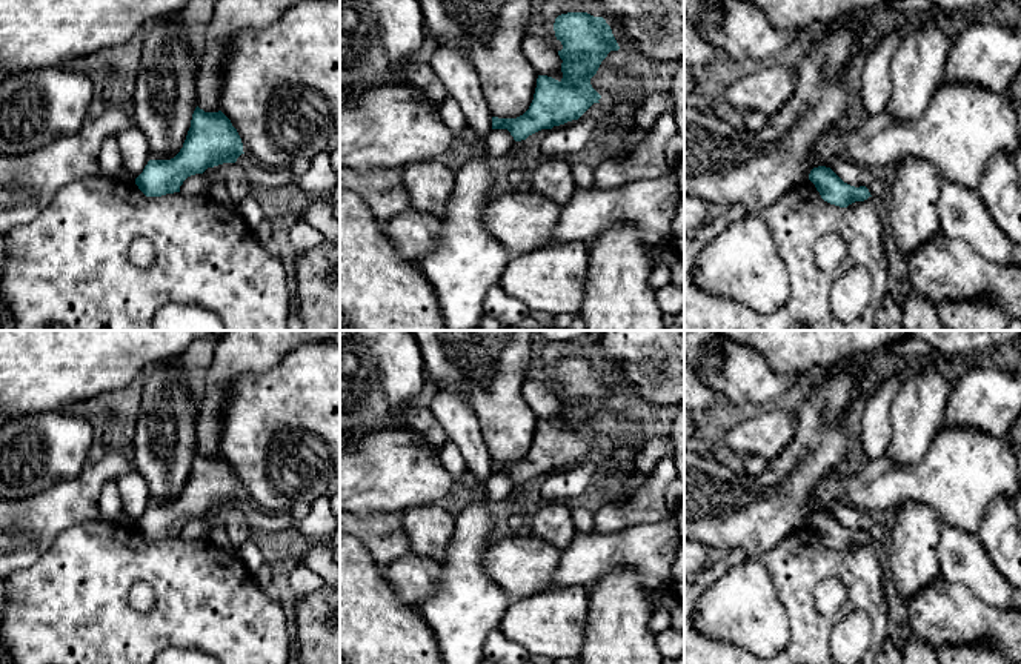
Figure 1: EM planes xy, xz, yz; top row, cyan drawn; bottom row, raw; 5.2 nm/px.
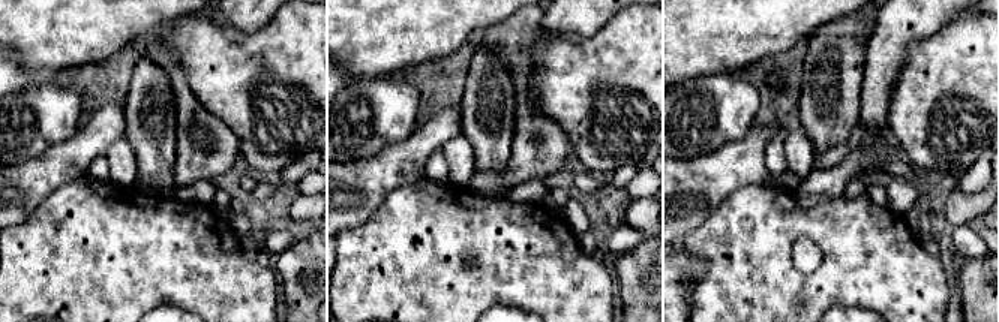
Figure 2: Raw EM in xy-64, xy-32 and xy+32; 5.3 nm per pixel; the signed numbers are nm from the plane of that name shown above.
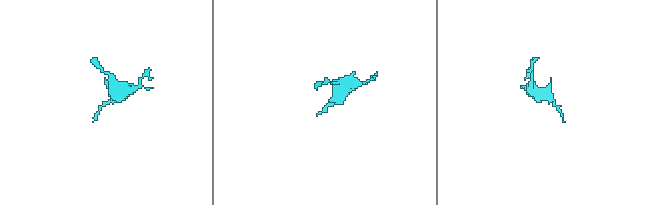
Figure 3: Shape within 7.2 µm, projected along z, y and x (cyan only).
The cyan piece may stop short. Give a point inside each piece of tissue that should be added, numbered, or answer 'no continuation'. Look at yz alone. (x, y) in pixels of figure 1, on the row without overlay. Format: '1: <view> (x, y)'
no continuation

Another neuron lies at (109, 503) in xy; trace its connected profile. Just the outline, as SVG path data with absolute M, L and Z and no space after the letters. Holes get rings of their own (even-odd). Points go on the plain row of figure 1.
M117 481L108 483L103 487L98 500L98 507L100 507L101 520L106 520L111 523L117 521L117 516L121 512L121 500L118 495Z

